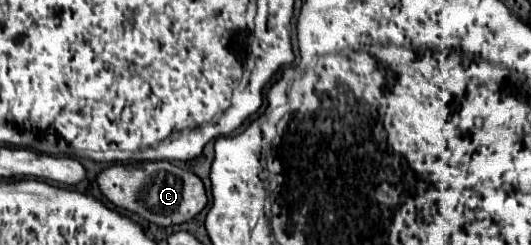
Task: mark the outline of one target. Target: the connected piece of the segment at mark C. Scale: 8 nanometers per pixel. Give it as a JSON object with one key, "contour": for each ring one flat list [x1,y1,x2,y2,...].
{"contour":[[149,161,149,163,119,163,99,173,97,183,103,195,119,209,137,213,139,217,157,223,161,227,181,225,199,215,207,205,207,193,203,181,169,161]]}

